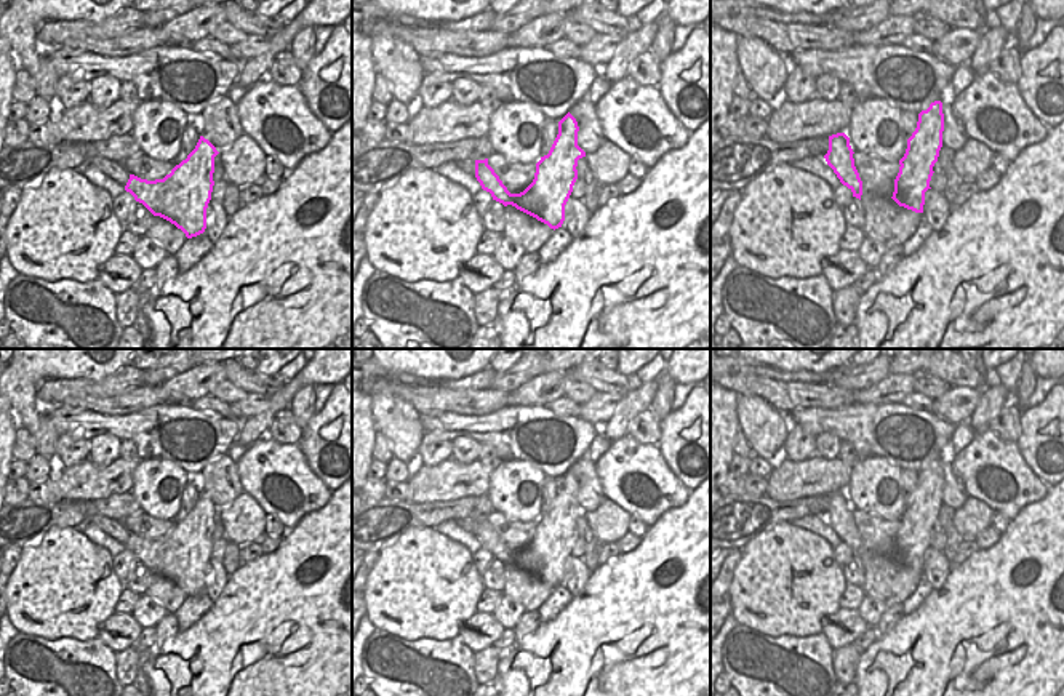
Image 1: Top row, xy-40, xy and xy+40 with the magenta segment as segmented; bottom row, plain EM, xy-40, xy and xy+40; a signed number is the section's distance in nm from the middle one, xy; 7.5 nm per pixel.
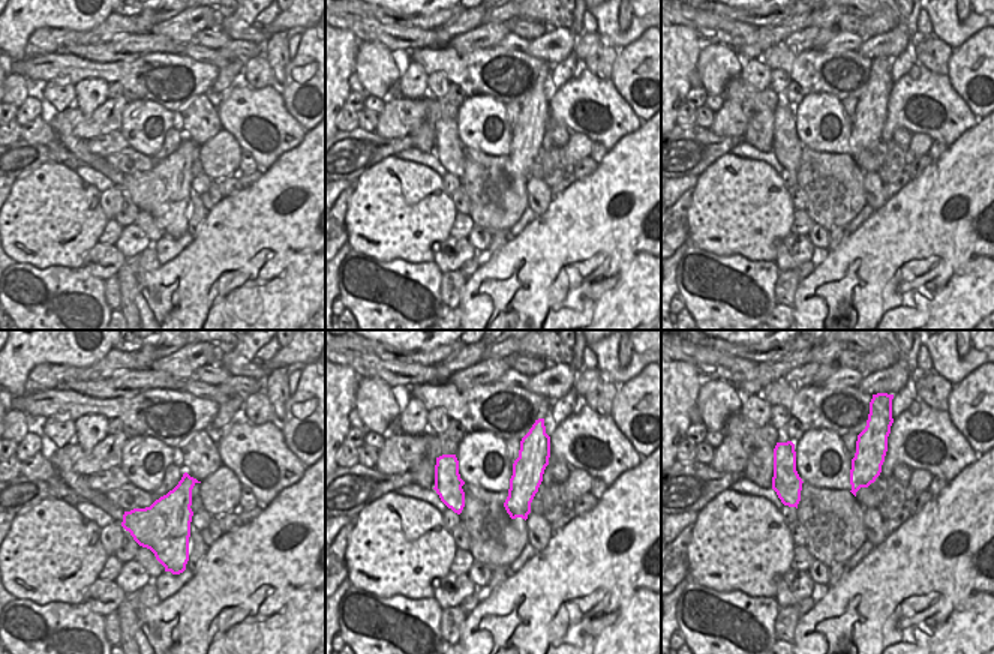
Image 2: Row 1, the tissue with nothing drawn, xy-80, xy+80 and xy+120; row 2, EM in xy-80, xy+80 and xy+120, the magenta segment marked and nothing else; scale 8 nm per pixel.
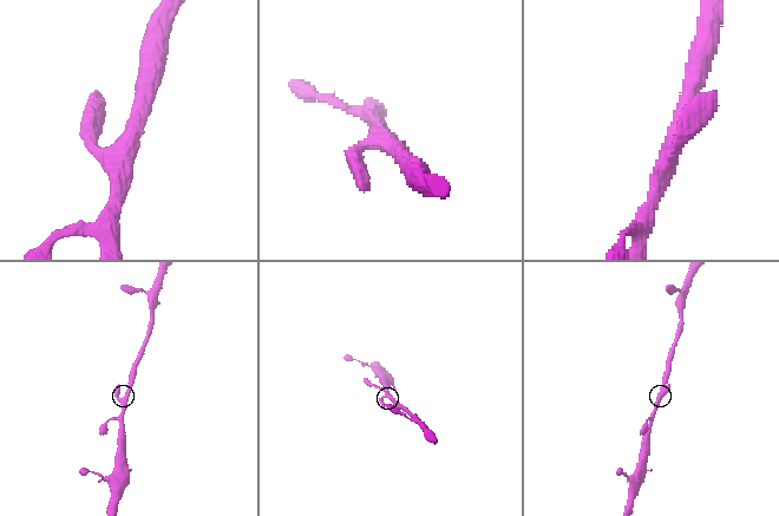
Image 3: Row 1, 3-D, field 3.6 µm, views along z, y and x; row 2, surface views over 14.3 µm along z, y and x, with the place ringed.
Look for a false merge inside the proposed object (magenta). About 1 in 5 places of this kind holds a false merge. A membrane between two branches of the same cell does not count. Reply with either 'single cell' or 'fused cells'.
single cell

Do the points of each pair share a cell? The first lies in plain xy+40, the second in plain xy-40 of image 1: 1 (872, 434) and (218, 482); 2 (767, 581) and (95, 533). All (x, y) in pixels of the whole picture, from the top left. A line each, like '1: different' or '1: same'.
1: different
2: different

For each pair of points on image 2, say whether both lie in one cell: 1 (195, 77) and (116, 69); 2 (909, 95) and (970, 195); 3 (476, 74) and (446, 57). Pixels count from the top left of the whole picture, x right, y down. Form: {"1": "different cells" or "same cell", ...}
{"1": "same cell", "2": "different cells", "3": "same cell"}

